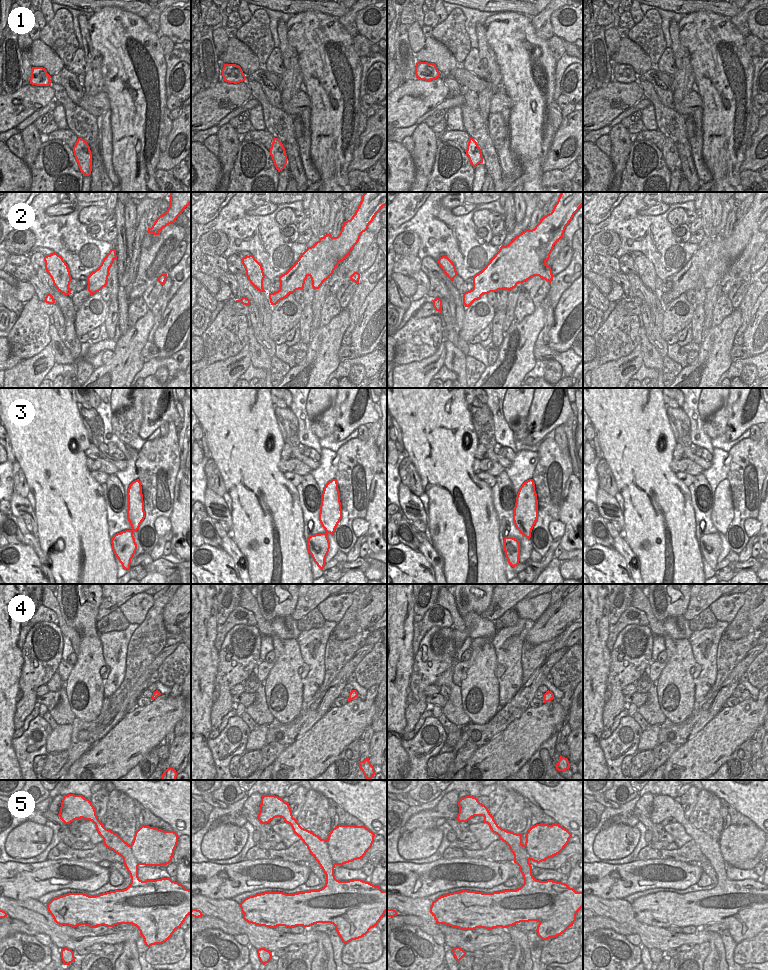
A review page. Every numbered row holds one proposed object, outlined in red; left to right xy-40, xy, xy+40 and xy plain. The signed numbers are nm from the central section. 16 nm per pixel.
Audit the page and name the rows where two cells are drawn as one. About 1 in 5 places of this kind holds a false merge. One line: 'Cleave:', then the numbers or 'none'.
Cleave: none

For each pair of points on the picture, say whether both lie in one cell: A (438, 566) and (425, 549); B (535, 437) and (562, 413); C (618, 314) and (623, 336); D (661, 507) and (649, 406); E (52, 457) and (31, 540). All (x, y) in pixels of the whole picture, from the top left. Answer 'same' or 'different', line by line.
A: same
B: same
C: same
D: same
E: different

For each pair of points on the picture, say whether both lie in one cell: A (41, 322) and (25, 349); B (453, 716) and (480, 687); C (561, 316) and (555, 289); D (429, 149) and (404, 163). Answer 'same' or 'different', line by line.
A: same
B: different
C: different
D: different

